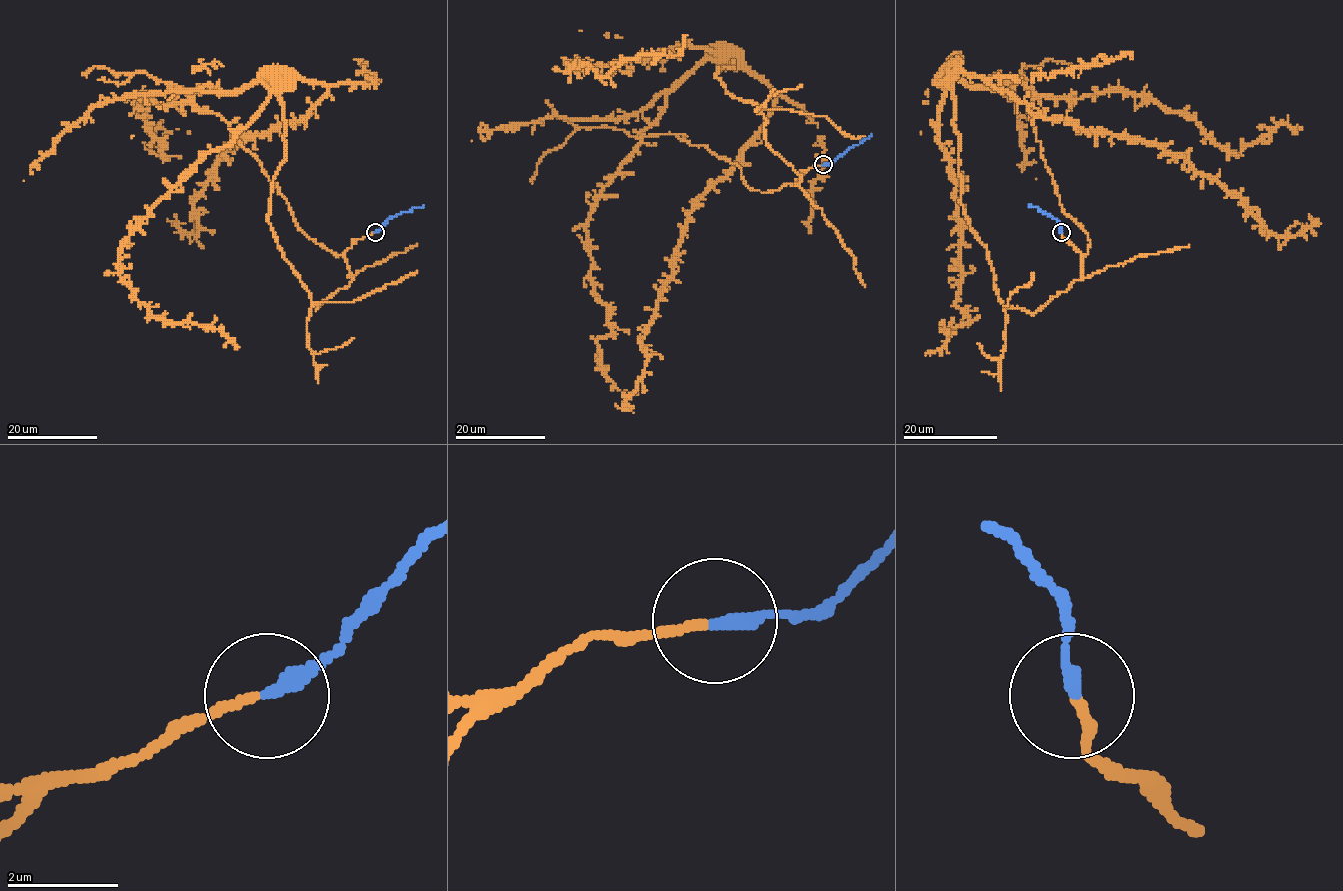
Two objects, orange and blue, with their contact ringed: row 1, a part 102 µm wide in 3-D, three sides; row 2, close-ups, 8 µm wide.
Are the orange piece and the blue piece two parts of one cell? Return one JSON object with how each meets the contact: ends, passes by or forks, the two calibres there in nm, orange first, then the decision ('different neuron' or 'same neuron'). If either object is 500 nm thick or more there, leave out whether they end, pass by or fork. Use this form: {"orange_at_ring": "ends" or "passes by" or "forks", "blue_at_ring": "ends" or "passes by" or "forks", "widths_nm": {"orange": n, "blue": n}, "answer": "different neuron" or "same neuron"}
{"orange_at_ring": "ends", "blue_at_ring": "ends", "widths_nm": {"orange": 140, "blue": 280}, "answer": "same neuron"}

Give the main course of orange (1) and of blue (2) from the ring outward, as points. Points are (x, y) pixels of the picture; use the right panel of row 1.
1: (1061, 232), (1081, 278), (1033, 313), (1003, 305), (961, 203), (957, 71), (1180, 154), (1273, 233), (1312, 220)
2: (1061, 232), (1060, 224), (1053, 217), (1029, 205)

